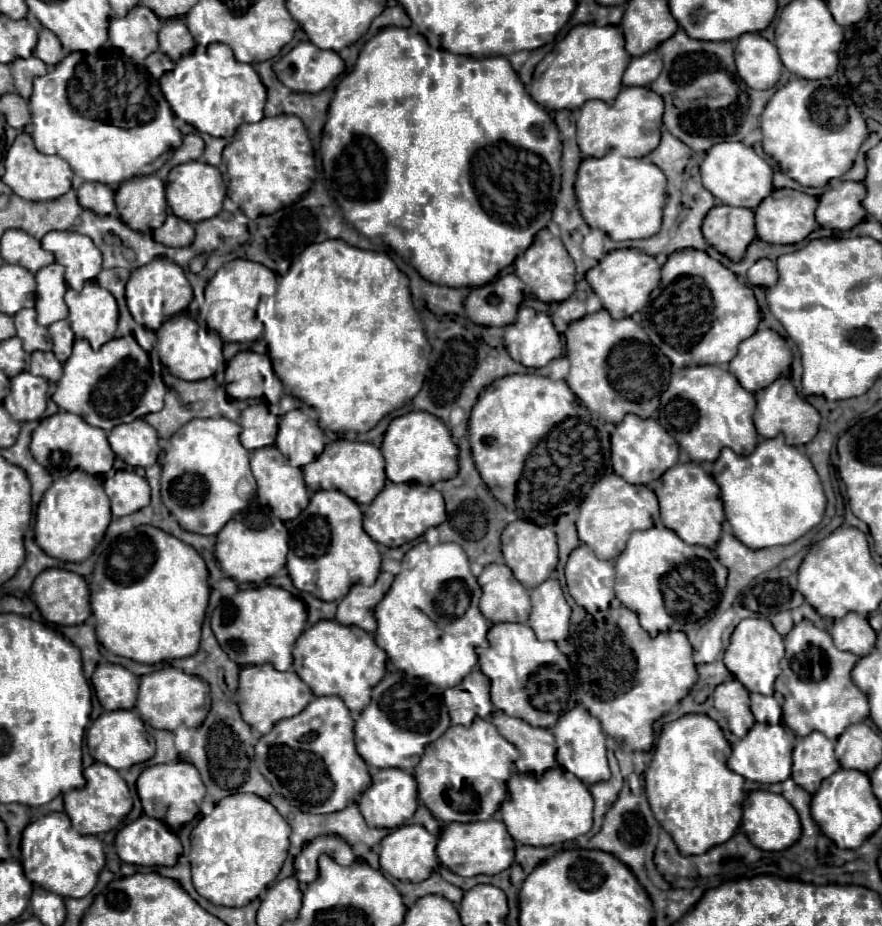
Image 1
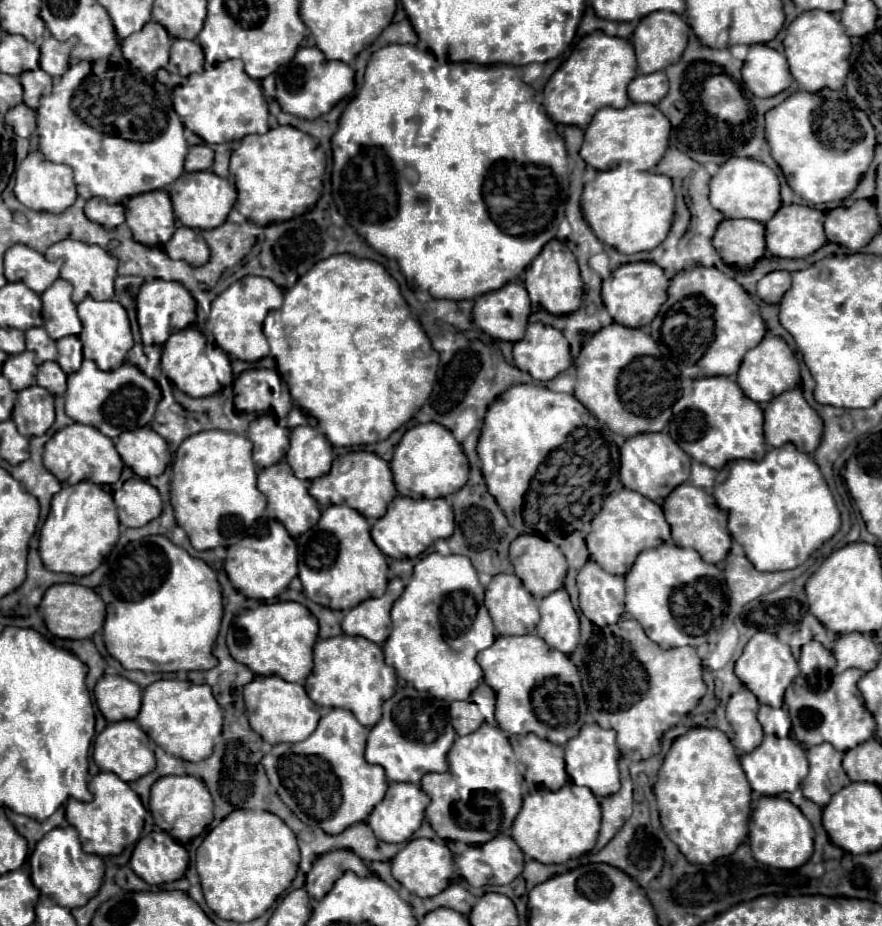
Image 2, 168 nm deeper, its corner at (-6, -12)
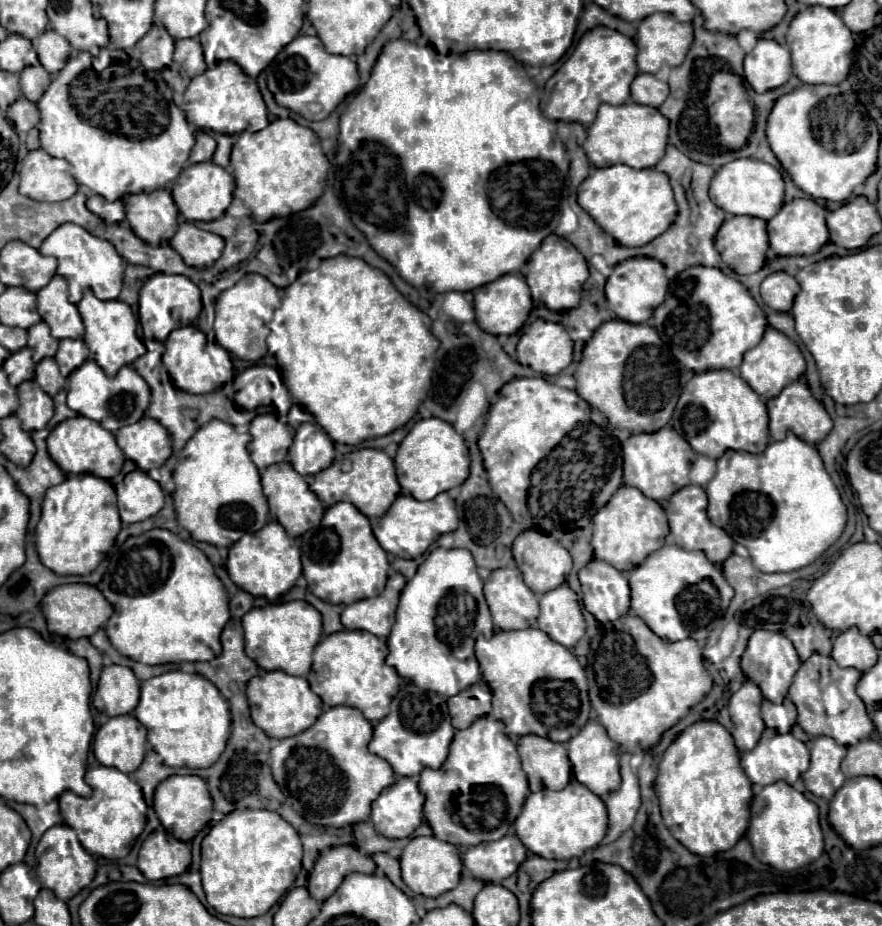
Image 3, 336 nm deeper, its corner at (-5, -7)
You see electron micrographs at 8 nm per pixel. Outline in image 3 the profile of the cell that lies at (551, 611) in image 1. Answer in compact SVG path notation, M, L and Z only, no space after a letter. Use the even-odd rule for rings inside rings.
M562 584L560 588L540 596L538 628L566 648L574 648L576 642L584 636L586 622L582 608L578 604L576 592L572 592L568 584Z

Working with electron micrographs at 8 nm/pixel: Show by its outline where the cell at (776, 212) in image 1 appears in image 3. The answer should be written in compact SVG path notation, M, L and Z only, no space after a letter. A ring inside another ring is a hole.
M796 198L792 202L786 202L782 210L772 220L768 220L768 236L770 236L770 248L780 256L816 254L828 242L826 210L810 198L806 200Z

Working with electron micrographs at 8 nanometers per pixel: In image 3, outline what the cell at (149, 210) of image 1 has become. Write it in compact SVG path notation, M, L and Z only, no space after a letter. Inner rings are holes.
M168 190L150 194L128 194L122 198L130 228L140 240L158 246L166 244L178 228L178 208Z

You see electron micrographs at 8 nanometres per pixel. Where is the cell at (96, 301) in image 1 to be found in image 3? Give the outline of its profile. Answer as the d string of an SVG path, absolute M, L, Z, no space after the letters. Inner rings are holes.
M90 290L84 292L84 298L78 302L78 312L82 316L82 322L86 326L84 342L90 350L90 358L100 364L100 368L106 372L106 376L114 376L122 366L132 364L138 356L146 352L146 346L136 336L136 318L128 304L120 300L98 300Z

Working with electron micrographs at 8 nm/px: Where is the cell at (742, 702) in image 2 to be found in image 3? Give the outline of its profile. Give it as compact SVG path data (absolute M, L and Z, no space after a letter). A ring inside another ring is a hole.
M746 680L742 684L742 688L730 696L728 710L730 710L730 718L734 722L732 736L734 736L736 748L740 752L752 750L764 732L760 704L762 704L762 692L750 680Z

